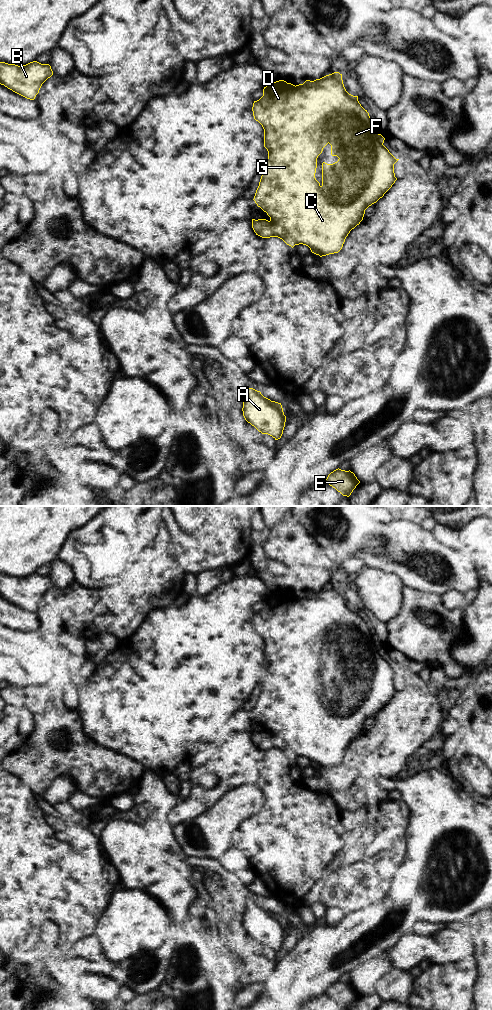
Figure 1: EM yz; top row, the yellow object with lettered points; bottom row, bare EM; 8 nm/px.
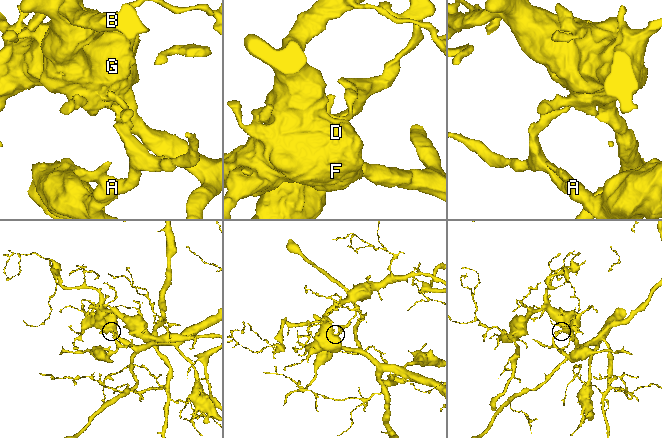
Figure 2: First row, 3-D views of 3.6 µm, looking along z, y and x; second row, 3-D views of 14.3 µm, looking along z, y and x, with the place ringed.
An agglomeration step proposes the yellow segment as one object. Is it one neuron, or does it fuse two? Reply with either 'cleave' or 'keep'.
keep

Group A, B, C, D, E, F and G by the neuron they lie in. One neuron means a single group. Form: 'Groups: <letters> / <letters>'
Groups: A B C D E F G

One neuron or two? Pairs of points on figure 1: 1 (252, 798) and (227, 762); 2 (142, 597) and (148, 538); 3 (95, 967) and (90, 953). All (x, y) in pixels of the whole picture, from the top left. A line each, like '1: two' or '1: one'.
1: two
2: two
3: two

